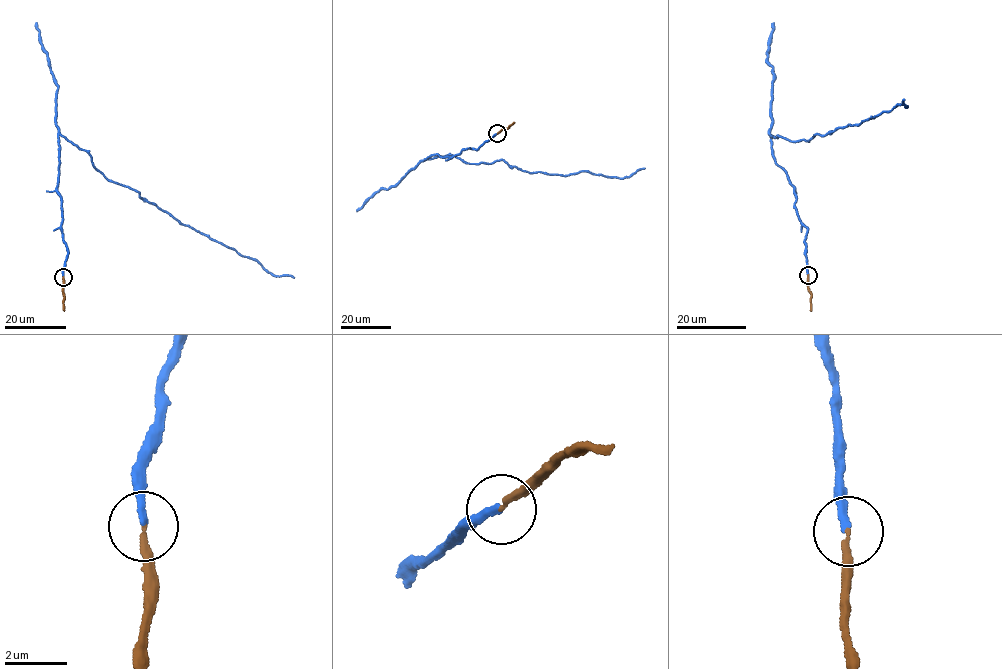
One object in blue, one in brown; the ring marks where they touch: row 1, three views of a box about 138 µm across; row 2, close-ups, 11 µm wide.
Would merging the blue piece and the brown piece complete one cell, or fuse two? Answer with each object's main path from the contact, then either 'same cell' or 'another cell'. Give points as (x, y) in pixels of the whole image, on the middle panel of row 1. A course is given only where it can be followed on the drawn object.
blue via (497, 134), (476, 150), (423, 160), (501, 160), (565, 176), (581, 171), (625, 178), (644, 168) | brown via (497, 134), (515, 122) | same cell

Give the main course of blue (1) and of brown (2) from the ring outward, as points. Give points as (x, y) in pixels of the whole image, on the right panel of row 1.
1: (808, 274), (807, 227), (794, 205), (794, 186), (775, 163), (771, 136), (807, 141), (907, 106), (904, 99)
2: (808, 274), (811, 311)

